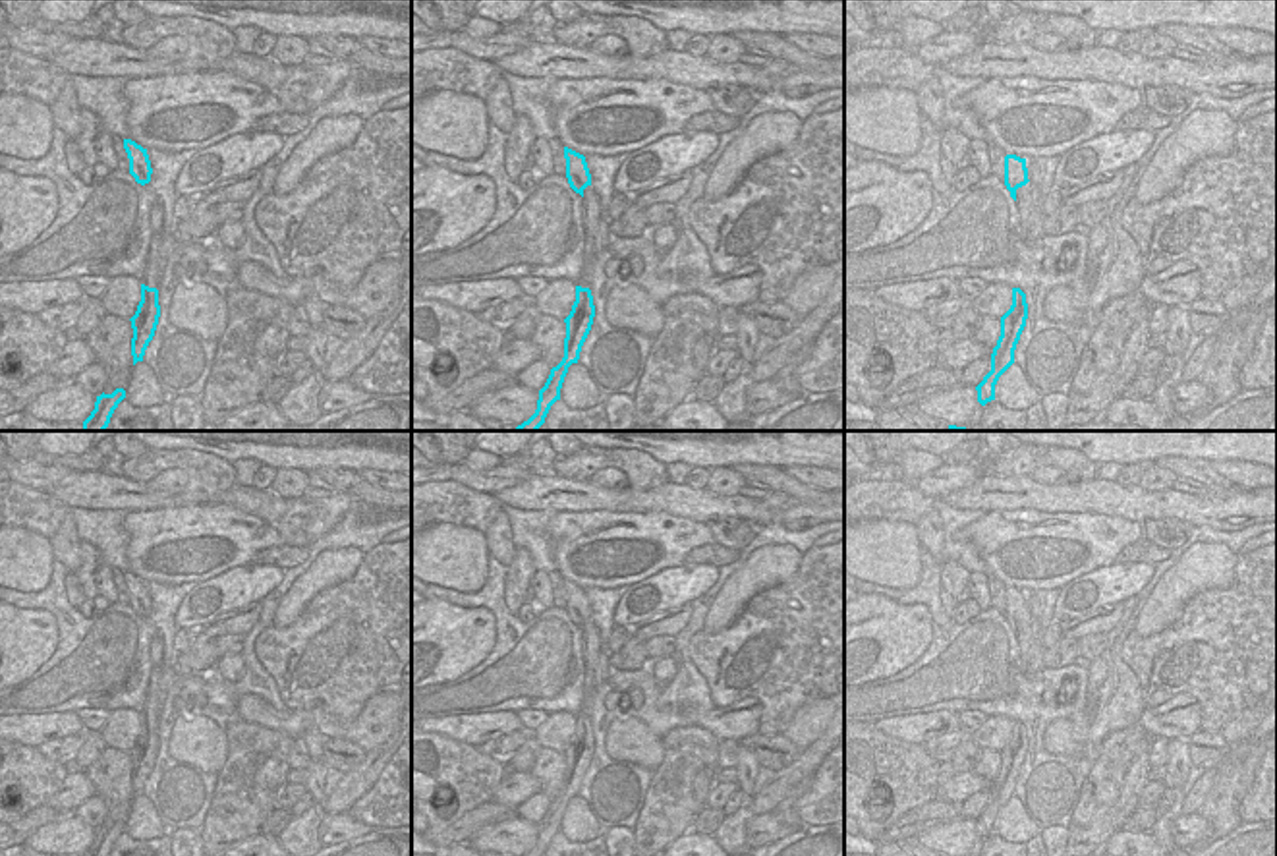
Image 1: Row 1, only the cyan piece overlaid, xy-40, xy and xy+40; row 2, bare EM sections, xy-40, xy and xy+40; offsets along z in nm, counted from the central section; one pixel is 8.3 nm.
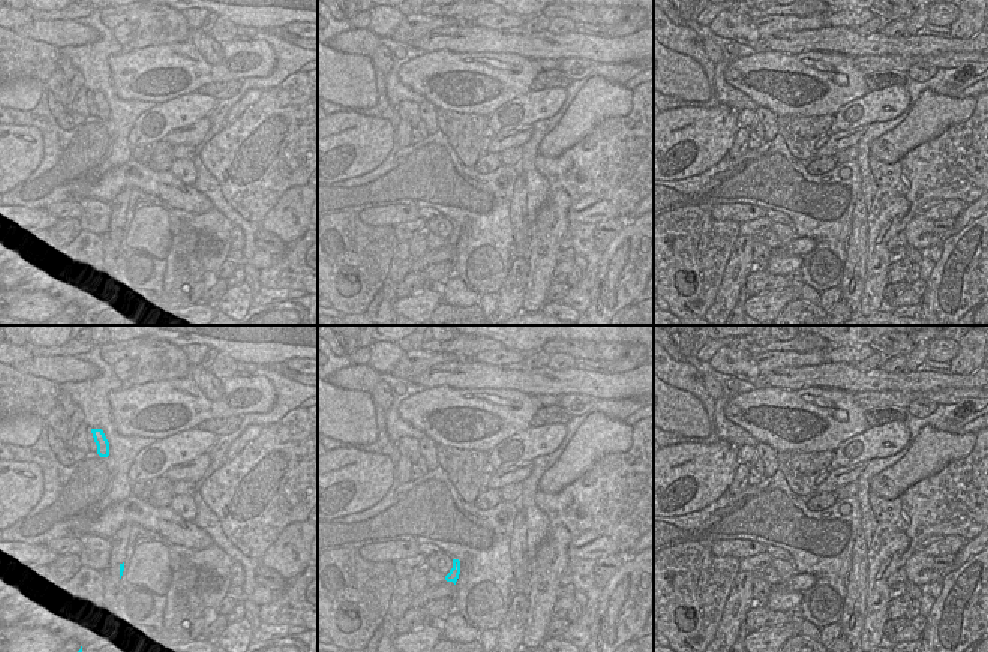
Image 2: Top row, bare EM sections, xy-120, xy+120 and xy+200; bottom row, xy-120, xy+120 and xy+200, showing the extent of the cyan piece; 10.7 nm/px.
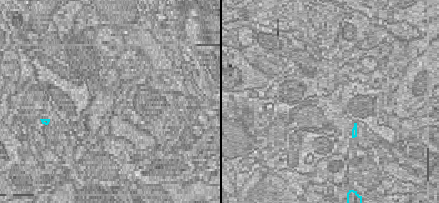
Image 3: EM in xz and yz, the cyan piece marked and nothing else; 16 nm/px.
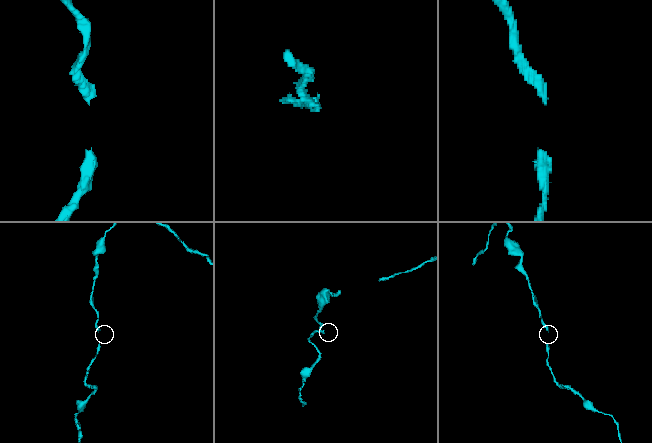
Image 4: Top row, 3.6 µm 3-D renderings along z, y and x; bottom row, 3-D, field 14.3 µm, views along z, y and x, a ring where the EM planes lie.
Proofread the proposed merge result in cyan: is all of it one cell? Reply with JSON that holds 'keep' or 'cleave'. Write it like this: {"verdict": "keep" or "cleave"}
{"verdict": "keep"}

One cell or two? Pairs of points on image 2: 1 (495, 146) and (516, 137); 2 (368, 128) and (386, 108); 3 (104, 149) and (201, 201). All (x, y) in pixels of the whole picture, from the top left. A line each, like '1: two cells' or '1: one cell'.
1: one cell
2: two cells
3: two cells

